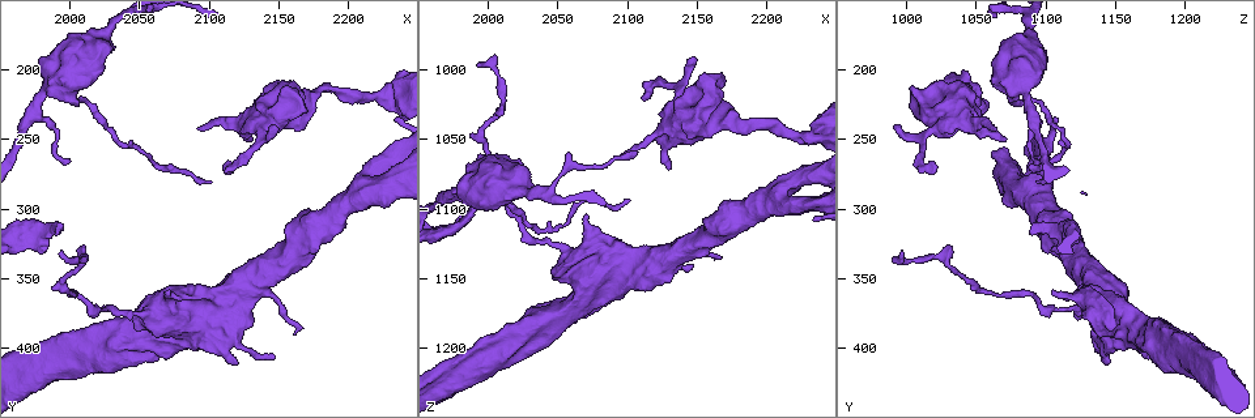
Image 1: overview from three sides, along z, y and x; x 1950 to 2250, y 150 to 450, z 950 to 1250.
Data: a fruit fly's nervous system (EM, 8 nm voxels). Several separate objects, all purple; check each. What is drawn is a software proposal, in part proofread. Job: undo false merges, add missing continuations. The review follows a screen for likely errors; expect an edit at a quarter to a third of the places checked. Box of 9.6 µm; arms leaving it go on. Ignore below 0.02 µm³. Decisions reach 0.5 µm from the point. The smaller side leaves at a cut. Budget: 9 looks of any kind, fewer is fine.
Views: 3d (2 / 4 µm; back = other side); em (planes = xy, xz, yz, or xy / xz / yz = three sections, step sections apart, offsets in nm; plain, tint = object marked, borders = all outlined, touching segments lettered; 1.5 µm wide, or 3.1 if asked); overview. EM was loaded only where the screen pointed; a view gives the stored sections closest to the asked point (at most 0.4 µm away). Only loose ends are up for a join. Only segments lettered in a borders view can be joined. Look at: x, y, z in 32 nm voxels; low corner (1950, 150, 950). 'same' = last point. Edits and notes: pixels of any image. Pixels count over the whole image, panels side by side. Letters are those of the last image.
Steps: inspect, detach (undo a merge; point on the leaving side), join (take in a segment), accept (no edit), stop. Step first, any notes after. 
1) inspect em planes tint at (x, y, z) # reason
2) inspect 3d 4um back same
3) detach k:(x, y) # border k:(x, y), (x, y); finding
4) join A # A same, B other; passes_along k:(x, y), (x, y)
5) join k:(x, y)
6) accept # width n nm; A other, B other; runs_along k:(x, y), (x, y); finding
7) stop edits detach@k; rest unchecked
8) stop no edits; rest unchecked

inspect em yz step 4 tint at (2024, 370, 1112) # thick turns thin

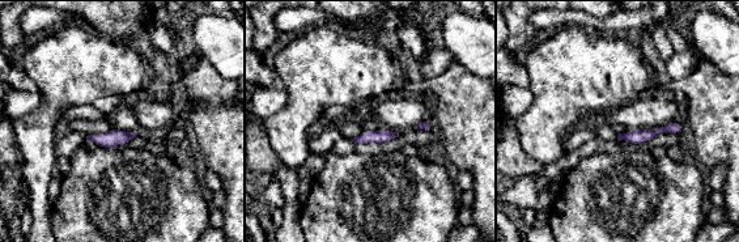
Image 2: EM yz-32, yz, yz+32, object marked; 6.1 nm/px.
inspect em xy step 8 borders same

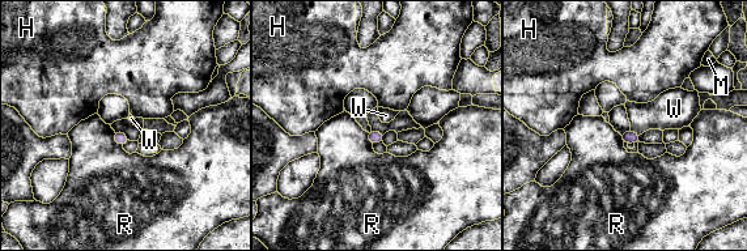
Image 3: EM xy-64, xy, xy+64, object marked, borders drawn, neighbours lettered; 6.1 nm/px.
accept # width 80 nm; H other, M other, R other, W other; border 3:(631, 128), (641, 133); continuous, no second neuron

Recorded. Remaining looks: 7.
inspect 3d 4um at (2024, 198, 1066) # branch stops here

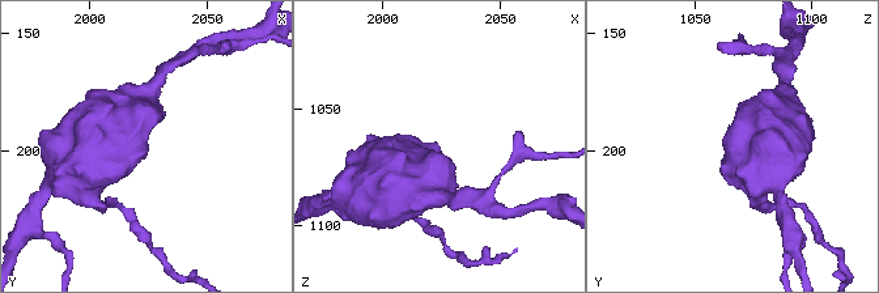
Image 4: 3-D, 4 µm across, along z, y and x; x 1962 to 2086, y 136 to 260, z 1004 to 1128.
inspect em planes borders at (2023, 199, 1067)

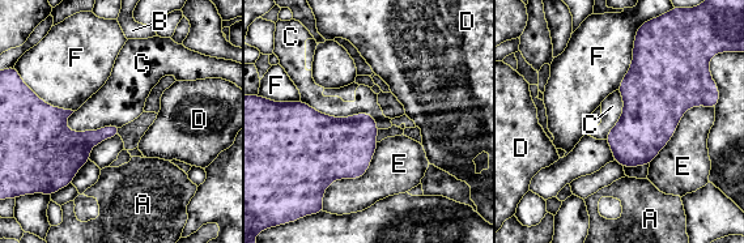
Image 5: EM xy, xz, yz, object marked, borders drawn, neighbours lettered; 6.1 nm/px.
accept # A other, B other, C other, D other, E other, F other; border 5:(301, 99), (378, 128); none of them fits

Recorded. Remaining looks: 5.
inspect em xy step 4 borders at (2128, 246, 1026) # an open end

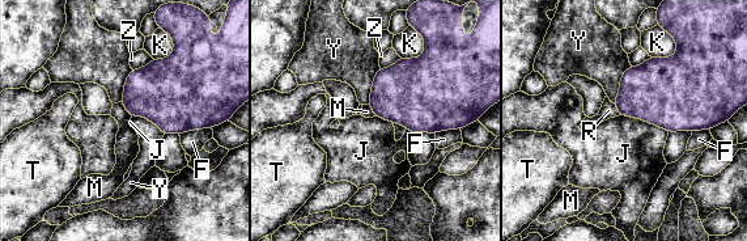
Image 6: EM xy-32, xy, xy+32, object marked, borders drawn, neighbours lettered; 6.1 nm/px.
accept # F other, J other, K other, M other, R other, T other, Y other, Z other; border 6:(619, 114), (650, 122), (667, 132); none of them fits

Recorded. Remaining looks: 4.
inspect 3d 2um at (2234, 234, 1108) # end of a long branch

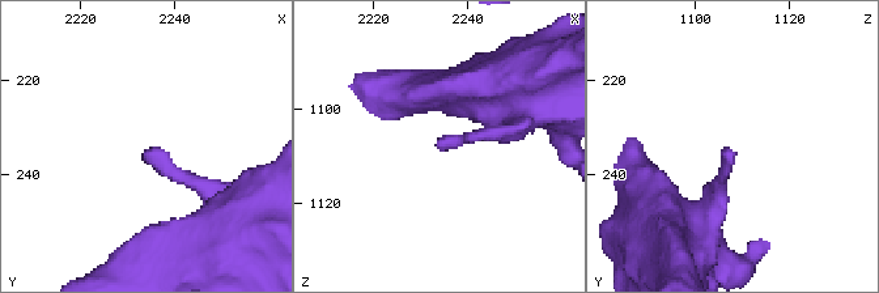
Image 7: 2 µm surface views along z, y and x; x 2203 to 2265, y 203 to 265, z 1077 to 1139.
inspect em planes borders at (2235, 235, 1108) # need the tissue

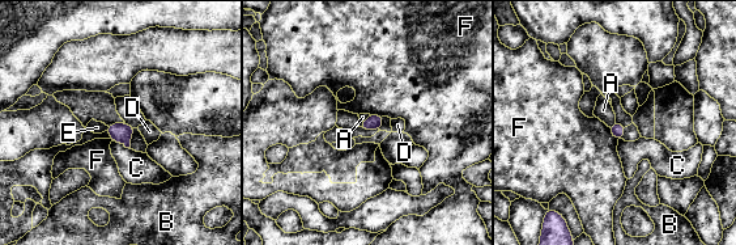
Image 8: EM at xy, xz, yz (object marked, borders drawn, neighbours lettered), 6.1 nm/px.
accept # A other, B other, C other, D other, E other, F other; no lettered segment goes on from it

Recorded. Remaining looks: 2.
stop no edits; rest unchecked

